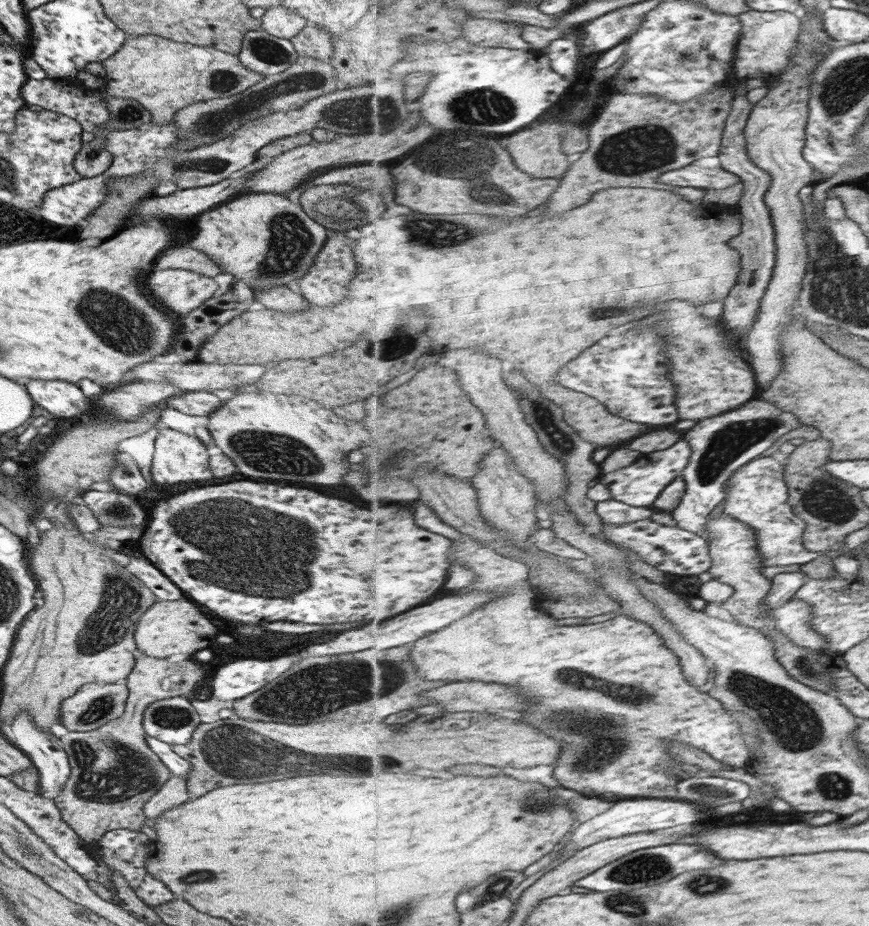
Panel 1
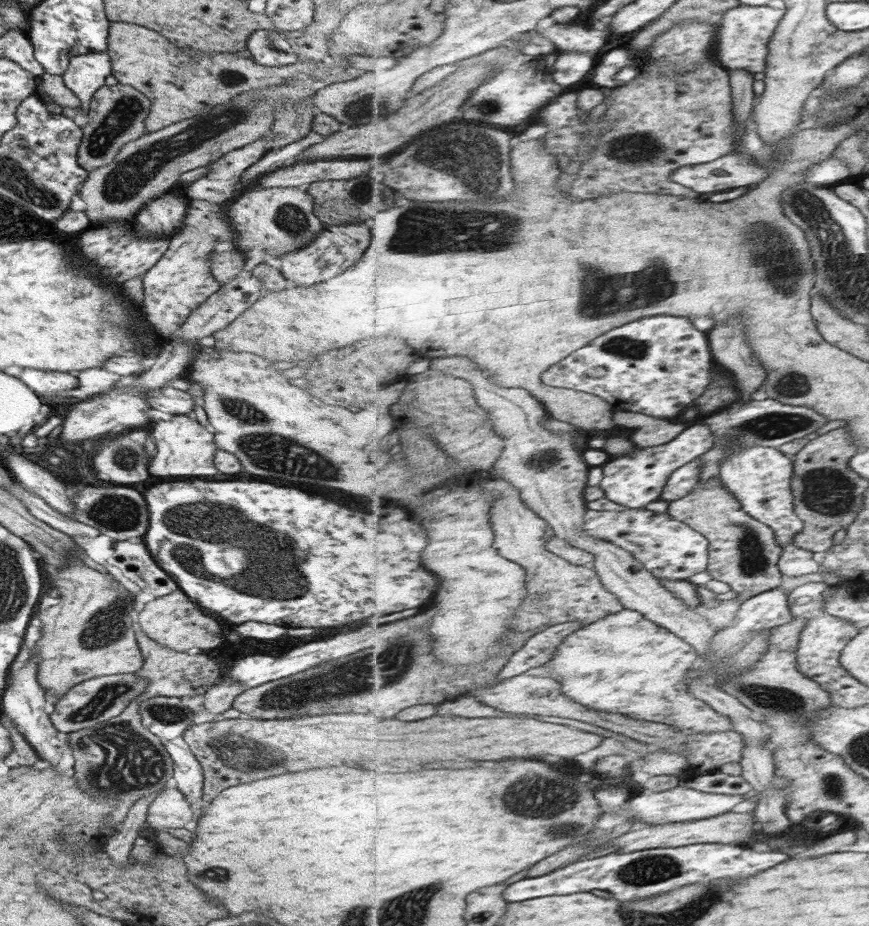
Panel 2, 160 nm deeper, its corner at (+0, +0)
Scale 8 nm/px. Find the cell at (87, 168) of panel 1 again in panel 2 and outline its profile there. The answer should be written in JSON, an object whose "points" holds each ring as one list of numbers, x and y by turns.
{"points":[[119,83,113,86,101,85,90,98,88,120,82,127,77,151,78,165,89,172,112,161,123,144,146,132,143,121,148,116,149,107,149,99,132,86]]}

